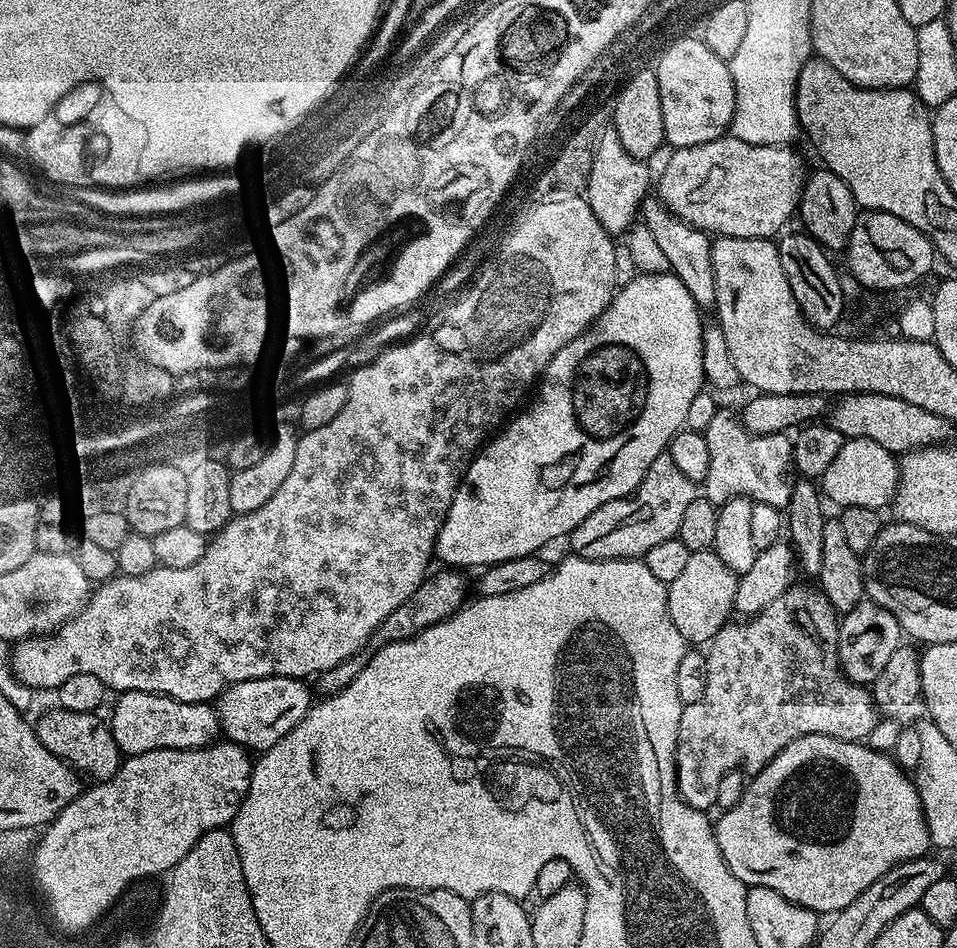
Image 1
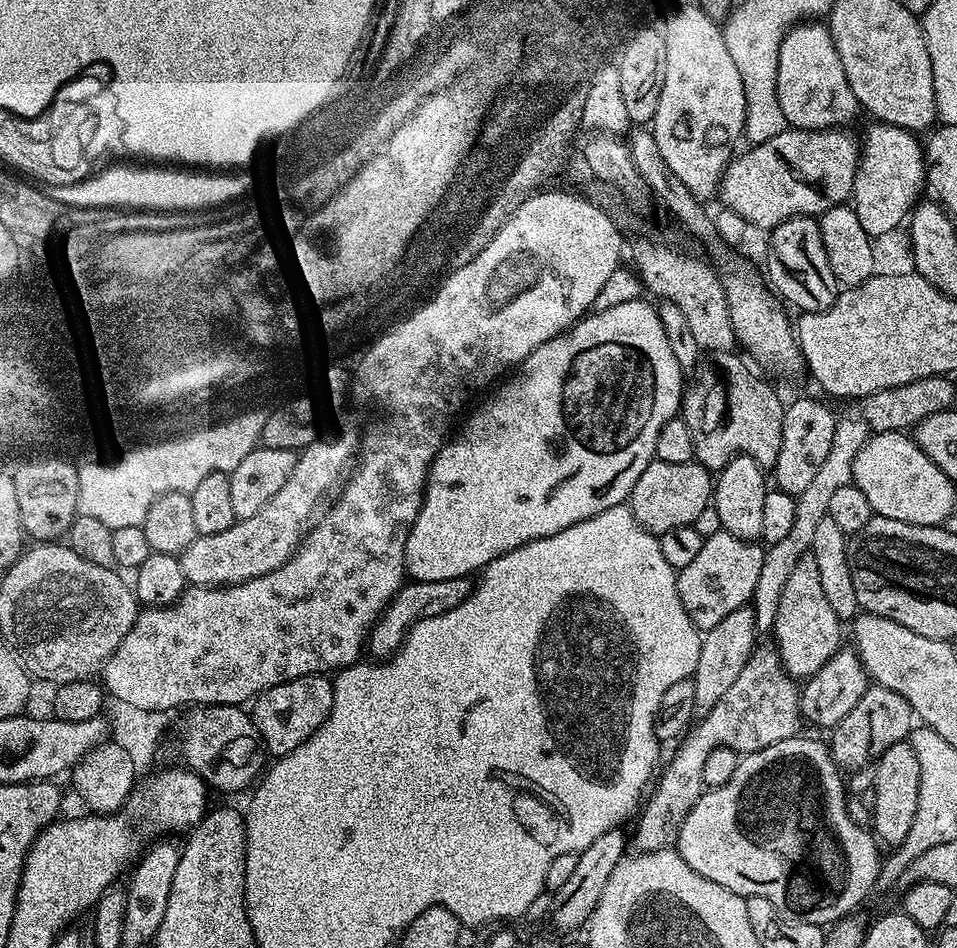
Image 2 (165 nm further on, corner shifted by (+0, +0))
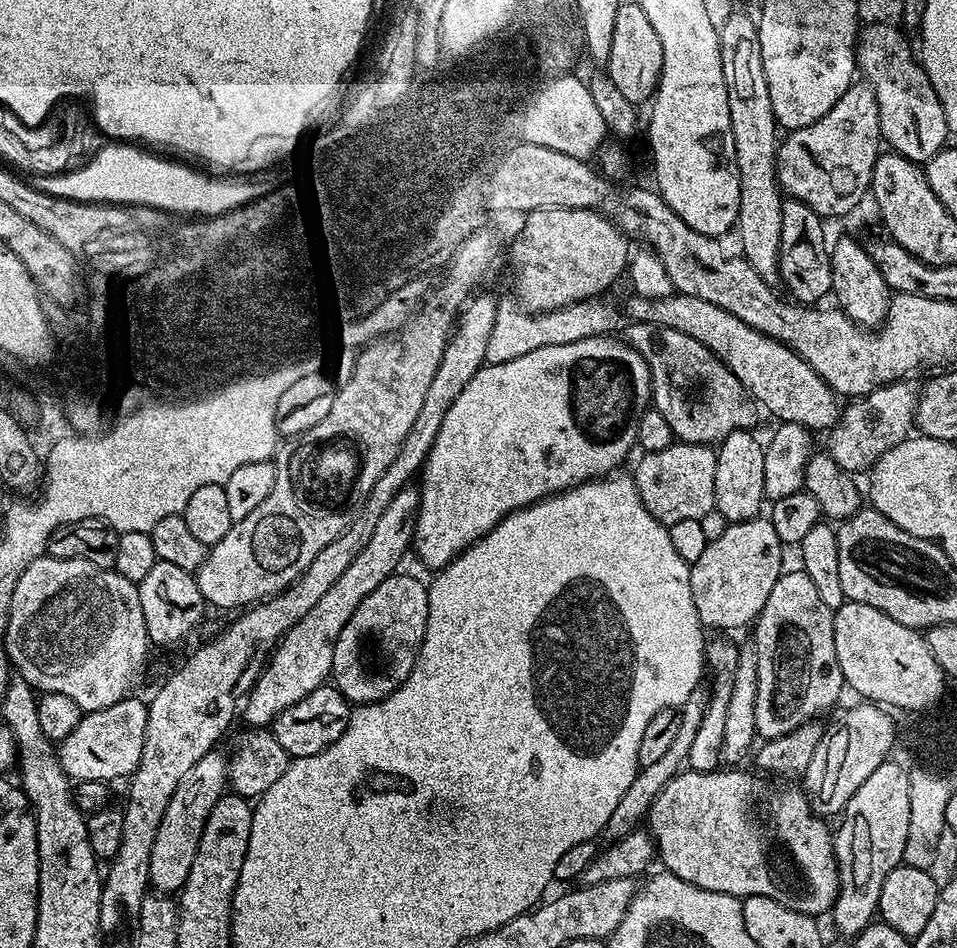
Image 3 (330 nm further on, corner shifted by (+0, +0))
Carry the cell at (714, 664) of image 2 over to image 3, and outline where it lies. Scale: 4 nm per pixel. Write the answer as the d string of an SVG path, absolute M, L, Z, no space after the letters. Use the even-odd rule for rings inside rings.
M701 686L692 691L690 698L686 698L686 702L679 709L680 725L678 726L678 734L674 734L674 742L666 749L666 754L659 762L654 762L651 766L640 768L637 771L634 782L630 782L630 790L626 790L626 794L622 794L622 799L618 801L618 806L614 806L614 814L610 814L606 829L609 841L620 840L623 836L631 836L639 825L636 823L643 816L645 819L649 815L658 794L662 794L662 790L672 781L673 776L685 767L690 754L690 745L694 742L694 734L697 733L698 726L702 722L702 714L706 714L708 709L709 695L709 689Z

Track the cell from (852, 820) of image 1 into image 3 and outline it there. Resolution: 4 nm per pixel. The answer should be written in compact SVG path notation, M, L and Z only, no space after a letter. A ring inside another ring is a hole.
M681 770L673 776L672 781L658 794L658 798L652 804L650 811L650 831L656 841L656 850L659 859L664 859L663 867L672 872L678 878L698 886L702 890L721 892L727 896L769 896L774 902L782 902L790 910L798 910L802 914L813 918L820 918L820 915L831 913L832 904L836 901L838 891L838 873L836 870L836 854L832 846L833 833L827 828L825 821L813 812L808 805L808 797L804 795L799 787L787 788L787 783L773 783L771 779L752 772L740 772L744 770L717 770L715 772L693 772Z

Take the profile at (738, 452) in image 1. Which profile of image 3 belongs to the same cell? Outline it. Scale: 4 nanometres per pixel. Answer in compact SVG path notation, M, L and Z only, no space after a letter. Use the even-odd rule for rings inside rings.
M638 323L631 325L632 347L637 348L648 363L652 375L652 404L670 422L672 435L682 444L719 445L730 434L755 429L762 417L762 409L738 382L738 378L702 342L682 334L678 330L645 326ZM684 380L688 384L701 384L700 401L695 404L688 400L684 389Z

